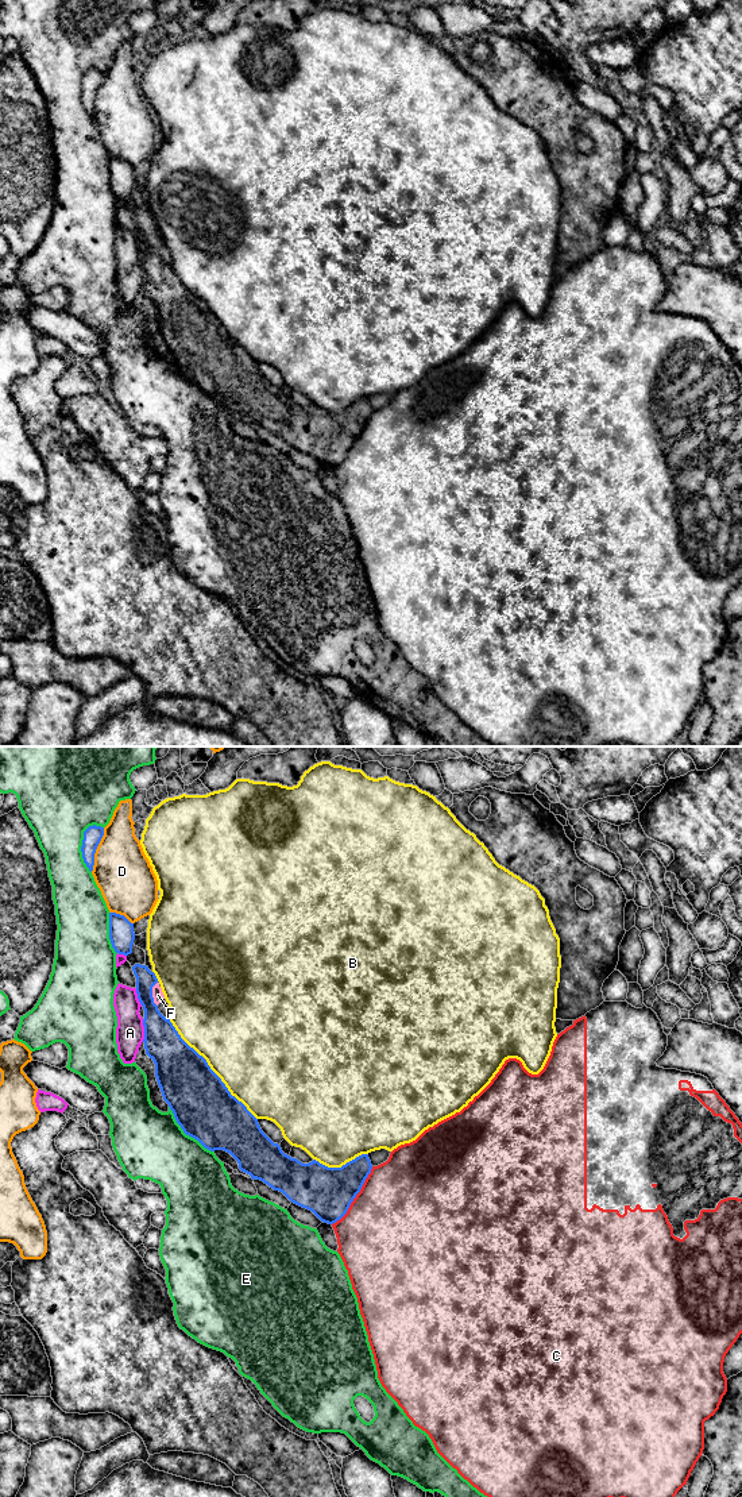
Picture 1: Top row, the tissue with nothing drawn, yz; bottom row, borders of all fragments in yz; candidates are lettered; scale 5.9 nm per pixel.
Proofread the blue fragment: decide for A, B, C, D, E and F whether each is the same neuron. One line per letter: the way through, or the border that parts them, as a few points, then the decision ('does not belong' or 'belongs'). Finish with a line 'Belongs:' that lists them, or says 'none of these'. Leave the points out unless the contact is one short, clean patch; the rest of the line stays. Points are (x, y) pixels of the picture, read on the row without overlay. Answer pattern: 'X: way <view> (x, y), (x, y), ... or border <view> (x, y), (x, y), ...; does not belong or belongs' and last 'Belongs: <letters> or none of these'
A: does not belong
B: does not belong
C: does not belong
D: does not belong
E: does not belong
F: way yz (159, 278), (151, 258), (151, 238), (158, 239); belongs
Belongs: F

